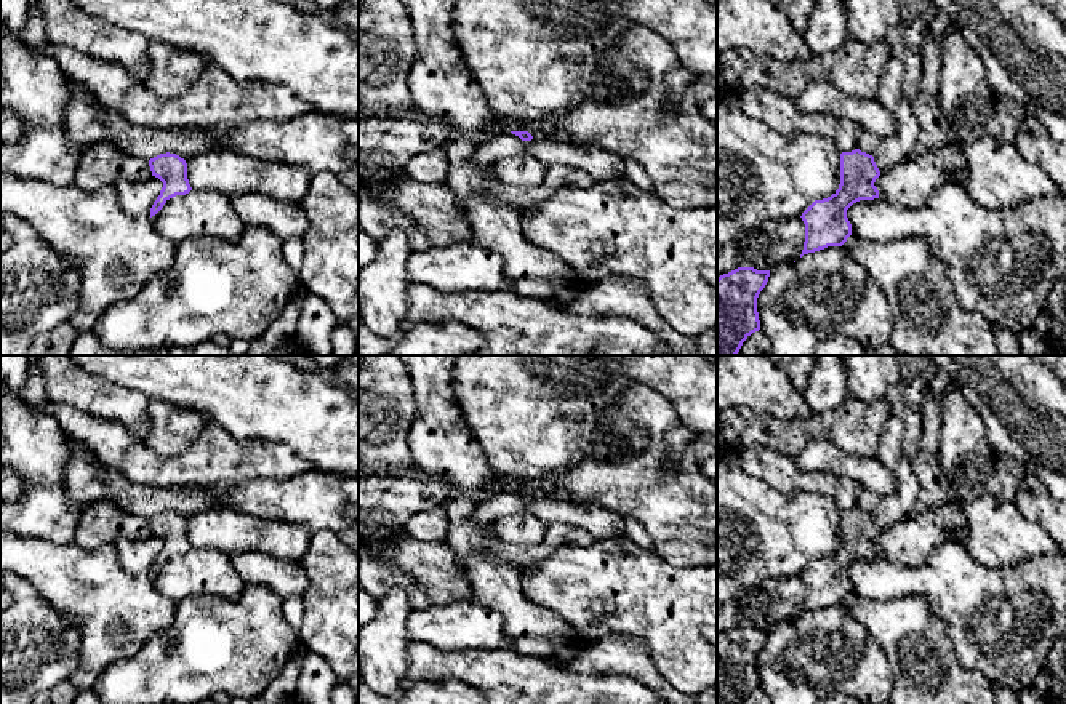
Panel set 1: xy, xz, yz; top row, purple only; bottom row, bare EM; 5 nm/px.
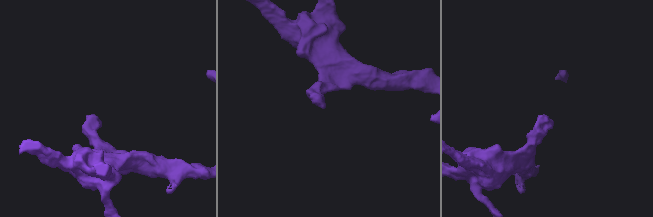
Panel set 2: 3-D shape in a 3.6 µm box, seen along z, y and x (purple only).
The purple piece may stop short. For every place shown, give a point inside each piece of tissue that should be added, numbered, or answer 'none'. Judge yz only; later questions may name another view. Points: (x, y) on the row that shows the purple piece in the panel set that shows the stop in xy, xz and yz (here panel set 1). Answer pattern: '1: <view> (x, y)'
1: yz (900, 77)

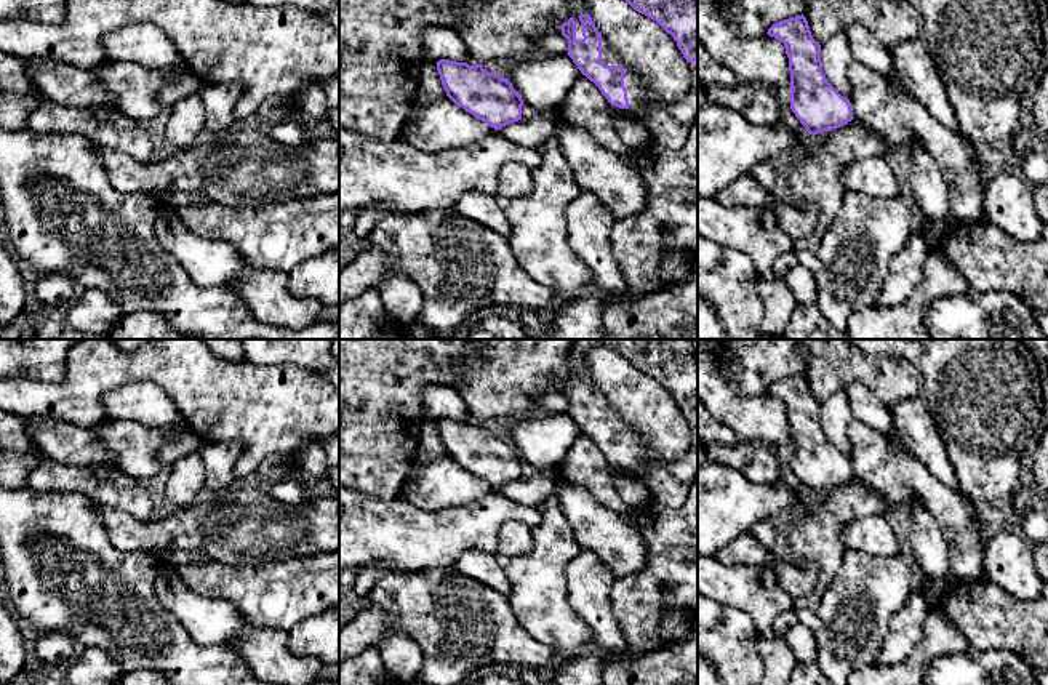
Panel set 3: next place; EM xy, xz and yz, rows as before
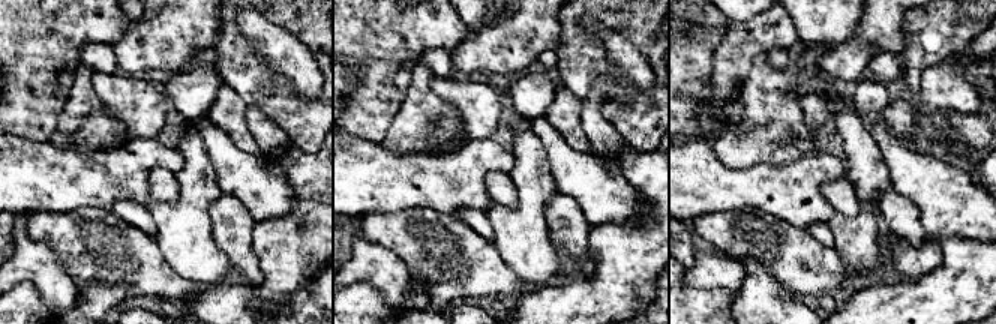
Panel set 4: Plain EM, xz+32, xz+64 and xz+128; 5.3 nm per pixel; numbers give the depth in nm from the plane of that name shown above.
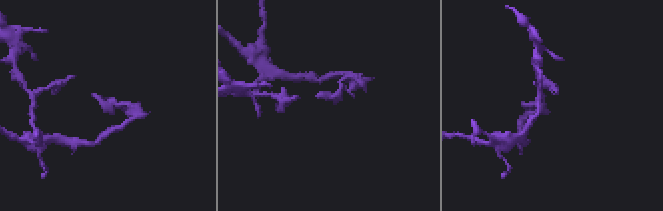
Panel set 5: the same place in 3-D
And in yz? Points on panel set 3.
none

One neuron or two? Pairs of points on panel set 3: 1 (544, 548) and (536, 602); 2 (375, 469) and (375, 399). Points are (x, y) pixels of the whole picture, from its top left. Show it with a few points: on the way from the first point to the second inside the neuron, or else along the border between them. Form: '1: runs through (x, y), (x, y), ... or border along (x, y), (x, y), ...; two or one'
1: runs through (544, 560), (538, 578), (538, 589); one
2: runs through (384, 452), (384, 416); one

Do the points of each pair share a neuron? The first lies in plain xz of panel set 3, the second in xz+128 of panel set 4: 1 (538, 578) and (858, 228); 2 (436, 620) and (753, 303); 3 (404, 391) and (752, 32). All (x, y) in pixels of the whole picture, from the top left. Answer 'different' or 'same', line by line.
1: same
2: different
3: same

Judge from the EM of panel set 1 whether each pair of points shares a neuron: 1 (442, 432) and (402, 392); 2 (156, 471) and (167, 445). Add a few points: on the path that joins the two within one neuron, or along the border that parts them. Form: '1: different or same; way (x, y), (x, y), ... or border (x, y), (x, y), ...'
1: different; border (408, 372), (416, 405), (410, 445)
2: different; border (196, 439), (173, 456), (159, 456), (146, 448)

